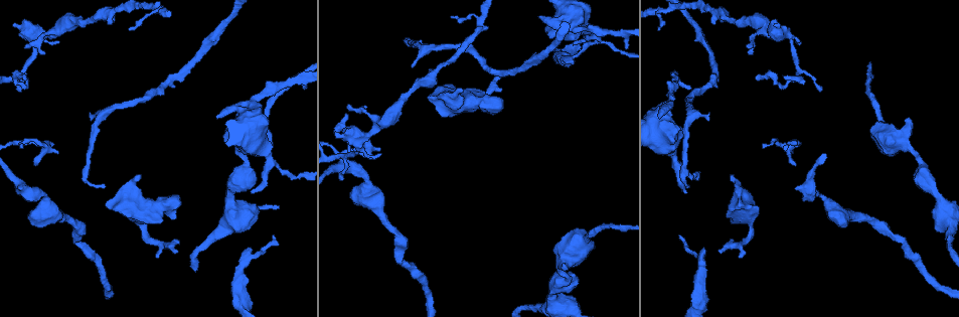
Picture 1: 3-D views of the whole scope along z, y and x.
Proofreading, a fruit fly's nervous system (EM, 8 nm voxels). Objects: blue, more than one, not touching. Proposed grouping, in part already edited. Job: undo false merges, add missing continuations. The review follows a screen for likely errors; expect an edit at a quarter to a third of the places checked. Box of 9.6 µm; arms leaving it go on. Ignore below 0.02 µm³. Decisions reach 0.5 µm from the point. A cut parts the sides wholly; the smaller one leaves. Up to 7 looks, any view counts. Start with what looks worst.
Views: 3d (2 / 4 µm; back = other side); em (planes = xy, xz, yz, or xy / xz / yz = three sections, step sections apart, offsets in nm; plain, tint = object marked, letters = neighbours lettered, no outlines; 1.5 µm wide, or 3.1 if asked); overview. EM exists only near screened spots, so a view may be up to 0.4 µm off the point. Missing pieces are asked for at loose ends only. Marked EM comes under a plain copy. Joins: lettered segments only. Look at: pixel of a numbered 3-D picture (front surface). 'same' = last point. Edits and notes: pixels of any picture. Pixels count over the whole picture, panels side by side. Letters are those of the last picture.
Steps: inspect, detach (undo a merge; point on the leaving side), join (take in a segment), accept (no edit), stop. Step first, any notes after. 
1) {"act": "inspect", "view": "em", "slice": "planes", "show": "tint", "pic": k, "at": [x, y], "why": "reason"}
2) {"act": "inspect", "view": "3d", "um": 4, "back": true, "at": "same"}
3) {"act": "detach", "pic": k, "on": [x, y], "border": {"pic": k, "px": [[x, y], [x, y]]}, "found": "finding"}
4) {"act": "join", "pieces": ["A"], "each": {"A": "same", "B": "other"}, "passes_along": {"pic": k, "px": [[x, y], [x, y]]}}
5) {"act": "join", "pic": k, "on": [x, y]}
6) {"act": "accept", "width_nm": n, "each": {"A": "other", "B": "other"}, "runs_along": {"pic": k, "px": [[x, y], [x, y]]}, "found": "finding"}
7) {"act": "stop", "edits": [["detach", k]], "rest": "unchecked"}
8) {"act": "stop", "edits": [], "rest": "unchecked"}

{"act": "inspect", "view": "3d", "um": 4, "pic": 1, "at": [684, 193], "why": "branch stops here"}

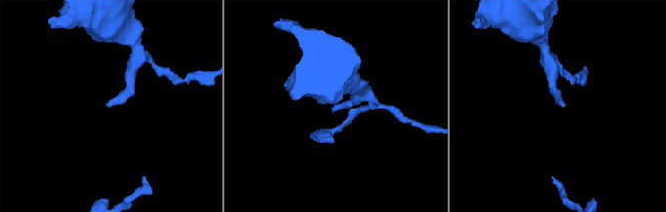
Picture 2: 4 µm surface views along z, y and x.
{"act": "inspect", "view": "em", "slice": "planes", "show": "letters", "pic": 2, "at": [107, 106]}

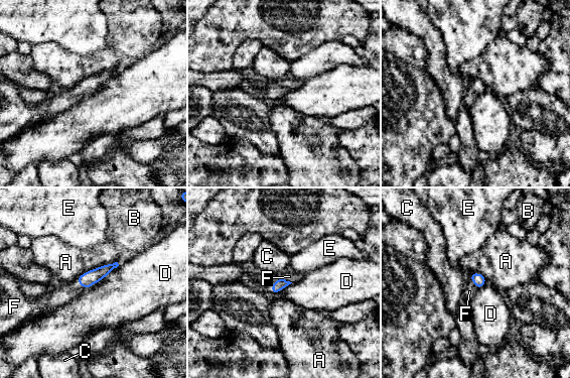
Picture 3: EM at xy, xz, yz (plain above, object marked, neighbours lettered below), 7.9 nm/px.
{"act": "join", "pieces": ["F"], "each": {"A": "other", "B": "other", "C": "other", "D": "other", "E": "other", "F": "same"}, "passes_along": {"pic": 3, "px": [[281, 283], [286, 280], [289, 276]]}, "found": "it goes on there"}

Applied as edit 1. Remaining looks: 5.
{"act": "inspect", "view": "em", "slice": "yz", "step": 8, "show": "letters", "pic": 1, "at": [749, 48], "why": "branch stops here"}

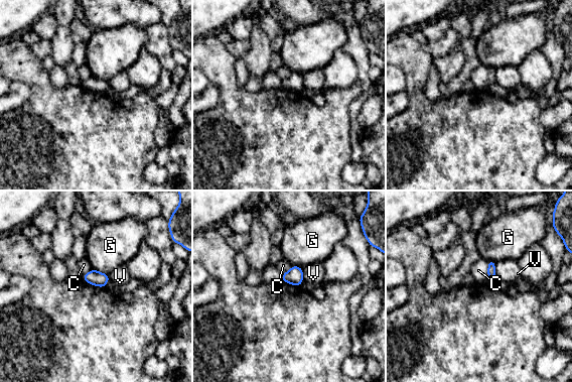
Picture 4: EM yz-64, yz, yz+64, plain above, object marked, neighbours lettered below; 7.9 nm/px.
{"act": "accept", "width_nm": 120, "each": {"C": "other", "G": "other", "V": "other"}, "border": {"pic": 4, "px": [[92, 268], [108, 275]]}, "found": "no lettered segment goes on from it"}

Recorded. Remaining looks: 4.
{"act": "inspect", "view": "3d", "um": 2, "back": true, "pic": 1, "at": [829, 204]}

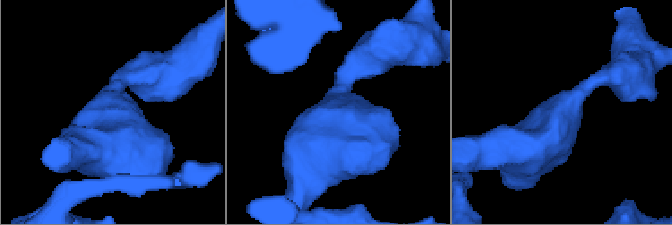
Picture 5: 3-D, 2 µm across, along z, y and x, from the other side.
{"act": "inspect", "view": "em", "slice": "planes", "show": "letters", "pic": 5, "at": [112, 110], "arm_widths_nm": [300, 320]}

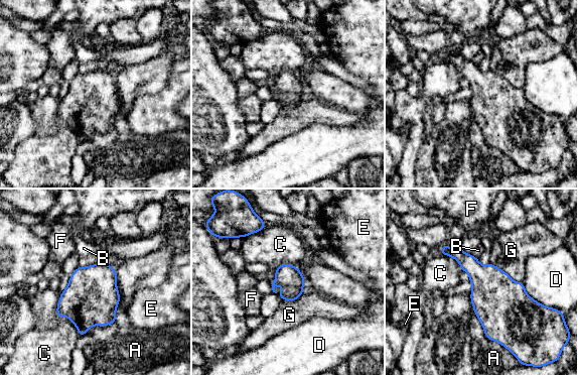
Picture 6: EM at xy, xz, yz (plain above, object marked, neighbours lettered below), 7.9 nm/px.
{"act": "accept", "longest_contact_nm": ["D", 400], "each": {"A": "other", "B": "other", "C": "other", "D": "other", "E": "other", "F": "other", "G": "other"}, "border": {"pic": 6, "px": [[490, 262], [515, 280], [522, 282]]}, "found": "continuous, no second neuron"}

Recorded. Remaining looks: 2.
{"act": "stop", "edits": [["join", 3]], "rest": "unchecked"}

